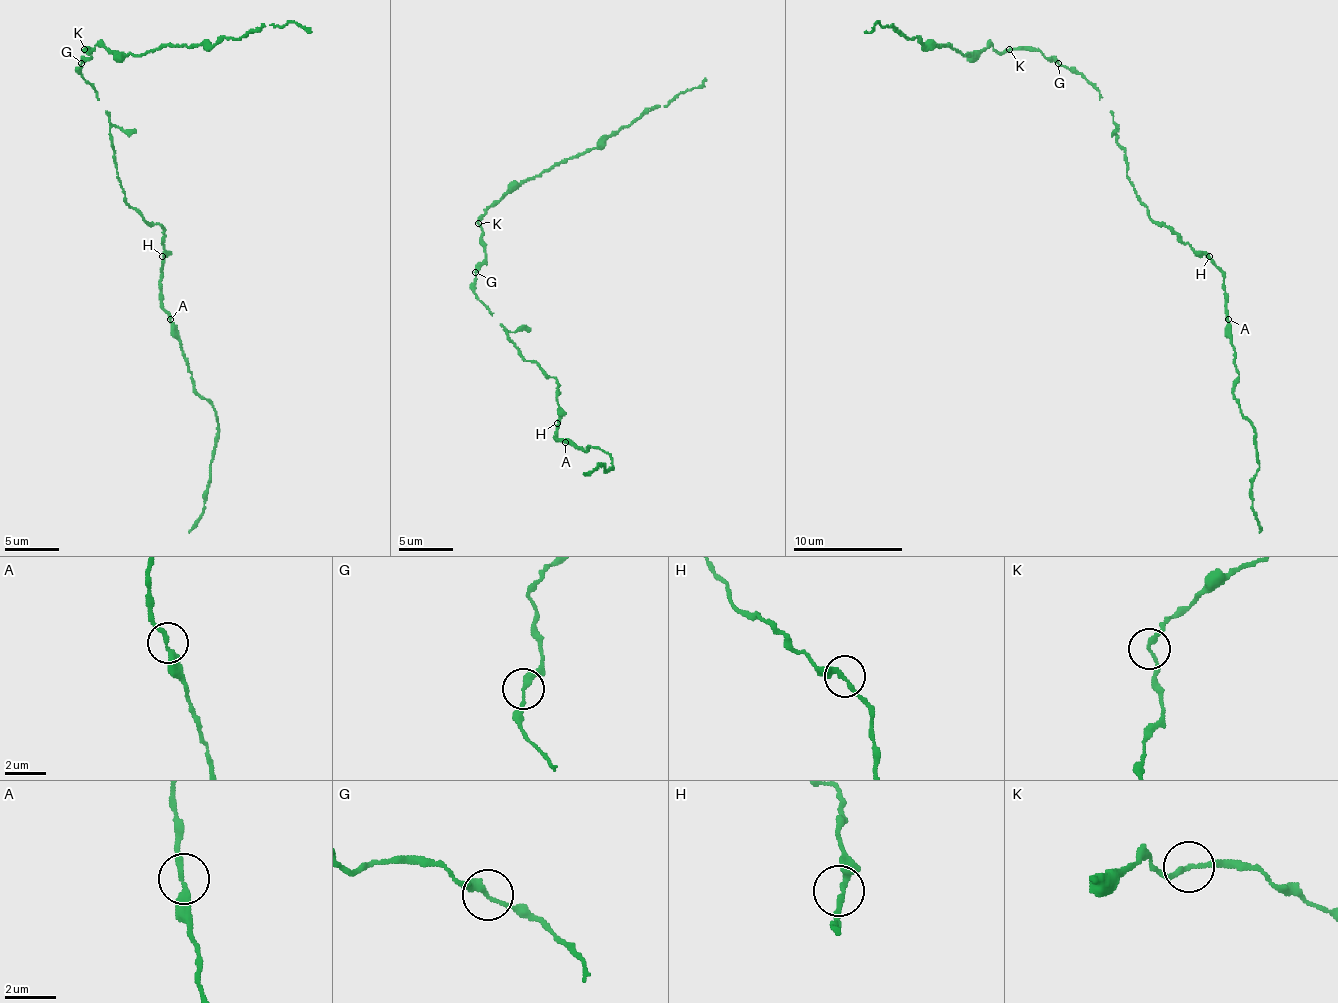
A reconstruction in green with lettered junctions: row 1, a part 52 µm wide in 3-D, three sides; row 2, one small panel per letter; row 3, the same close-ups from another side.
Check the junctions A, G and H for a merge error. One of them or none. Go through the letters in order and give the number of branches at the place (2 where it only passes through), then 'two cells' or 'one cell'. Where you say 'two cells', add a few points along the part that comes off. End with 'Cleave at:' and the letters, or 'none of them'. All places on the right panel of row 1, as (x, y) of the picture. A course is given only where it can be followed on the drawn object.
A: branches 2; one cell
G: branches 2; one cell
H: branches 2; one cell
Cleave at: none of them

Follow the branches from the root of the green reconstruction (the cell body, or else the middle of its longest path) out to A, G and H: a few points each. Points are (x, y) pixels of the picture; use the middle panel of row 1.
A: (510, 338), (527, 360), (532, 360), (557, 382), (559, 406), (557, 439), (565, 442)
G: (510, 338), (494, 313), (477, 297), (475, 272)
H: (510, 338), (527, 360), (532, 360), (557, 382), (559, 406), (557, 423)

